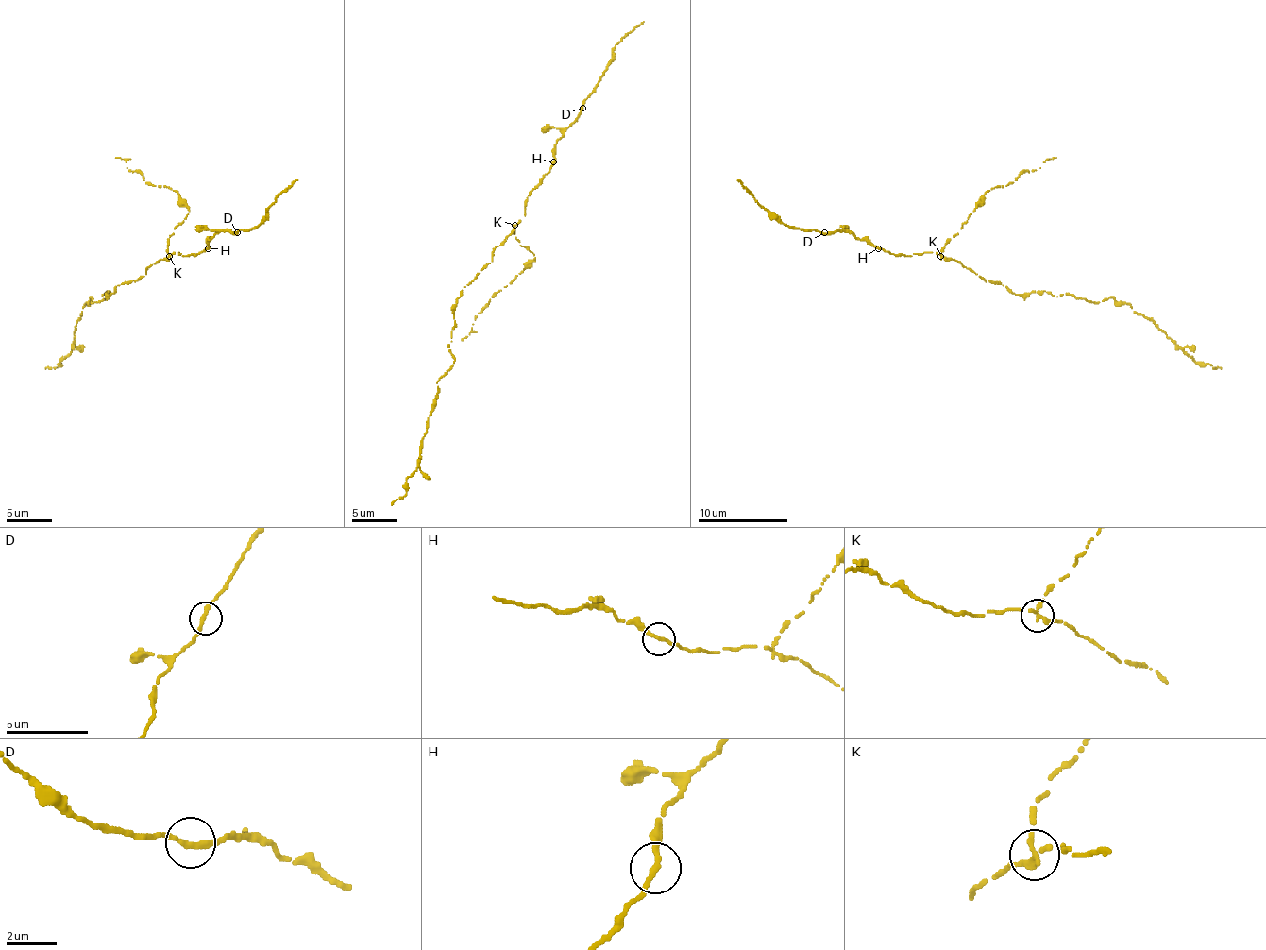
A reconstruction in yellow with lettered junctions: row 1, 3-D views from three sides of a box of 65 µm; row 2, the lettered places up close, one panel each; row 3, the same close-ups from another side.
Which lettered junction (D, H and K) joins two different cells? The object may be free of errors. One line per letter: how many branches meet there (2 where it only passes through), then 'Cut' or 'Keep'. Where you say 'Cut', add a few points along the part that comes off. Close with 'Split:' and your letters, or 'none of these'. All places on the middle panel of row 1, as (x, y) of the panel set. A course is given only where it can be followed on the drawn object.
D: Branches: 2. Keep
H: Branches: 2. Keep
K: Branches: 2. Cut. Course of the part to remove: (515, 225), (513, 234), (535, 257), (486, 304), (470, 333), (461, 340)
Split: K

